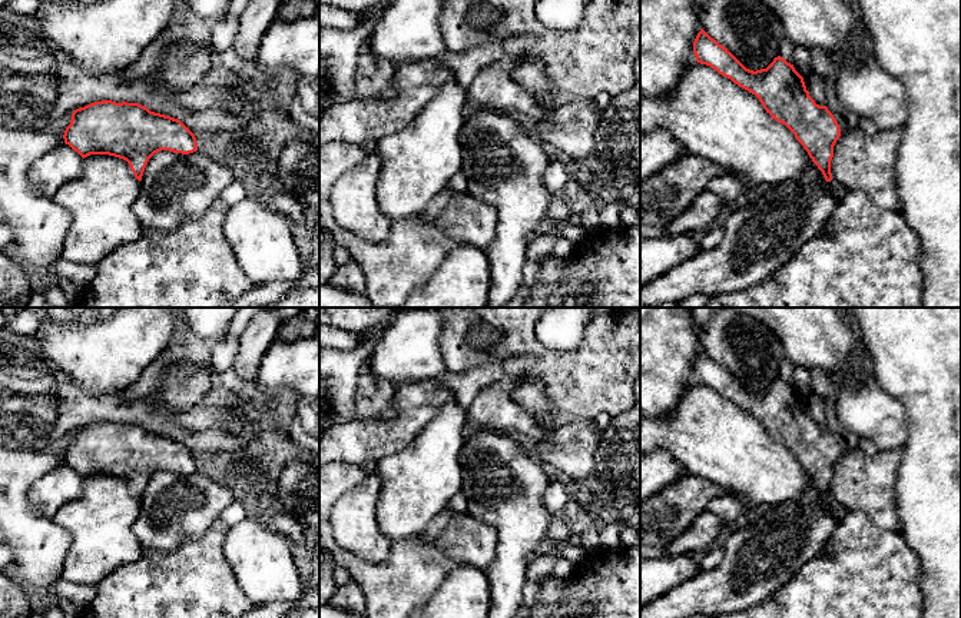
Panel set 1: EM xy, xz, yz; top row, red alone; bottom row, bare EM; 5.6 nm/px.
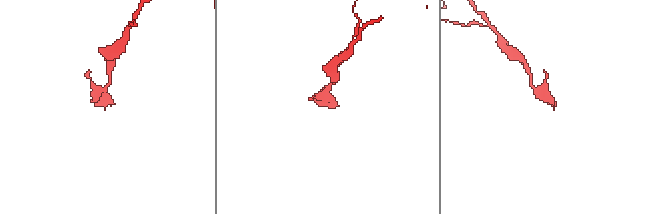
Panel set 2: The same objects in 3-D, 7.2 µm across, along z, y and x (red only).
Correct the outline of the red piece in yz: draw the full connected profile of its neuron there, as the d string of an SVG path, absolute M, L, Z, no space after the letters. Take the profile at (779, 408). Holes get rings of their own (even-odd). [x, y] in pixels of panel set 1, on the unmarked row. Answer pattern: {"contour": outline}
{"contour": "M703 349L697 353L693 362L693 373L697 383L710 386L719 395L755 415L772 439L785 445L795 455L796 461L803 466L812 482L822 492L832 515L838 521L844 519L848 509L845 509L831 494L834 466L841 456L839 445L826 426L816 425L809 416L803 398L795 391L793 385L778 376L766 389L756 392L749 391Z"}

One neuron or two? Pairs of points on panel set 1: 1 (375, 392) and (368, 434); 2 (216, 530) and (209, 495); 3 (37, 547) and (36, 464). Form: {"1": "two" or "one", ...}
{"1": "two", "2": "two", "3": "one"}

